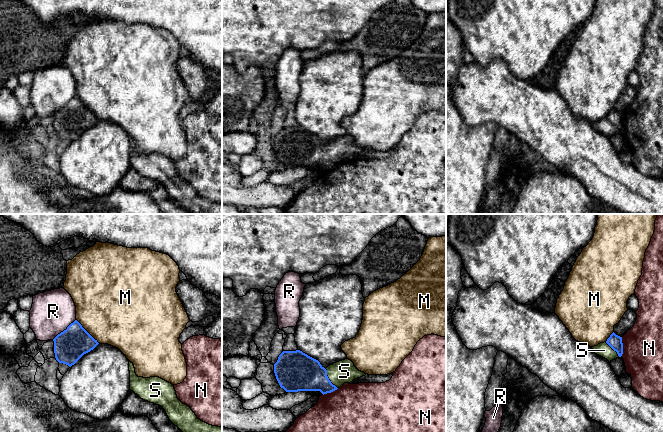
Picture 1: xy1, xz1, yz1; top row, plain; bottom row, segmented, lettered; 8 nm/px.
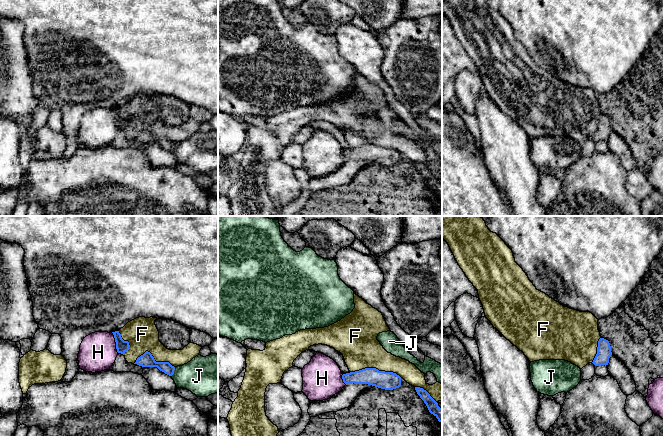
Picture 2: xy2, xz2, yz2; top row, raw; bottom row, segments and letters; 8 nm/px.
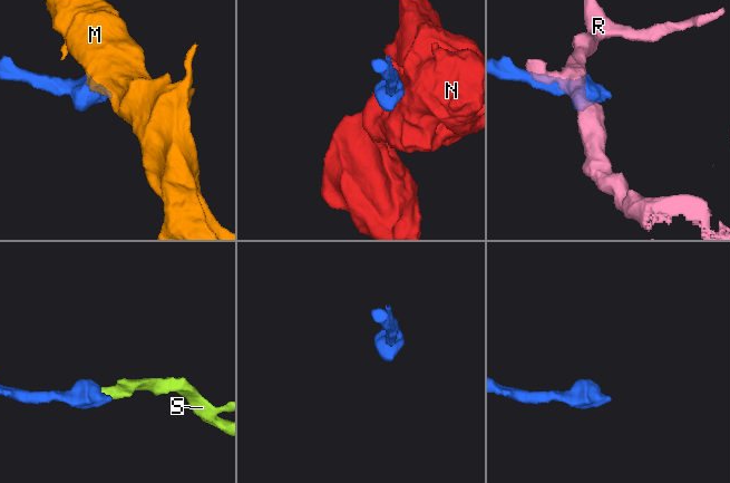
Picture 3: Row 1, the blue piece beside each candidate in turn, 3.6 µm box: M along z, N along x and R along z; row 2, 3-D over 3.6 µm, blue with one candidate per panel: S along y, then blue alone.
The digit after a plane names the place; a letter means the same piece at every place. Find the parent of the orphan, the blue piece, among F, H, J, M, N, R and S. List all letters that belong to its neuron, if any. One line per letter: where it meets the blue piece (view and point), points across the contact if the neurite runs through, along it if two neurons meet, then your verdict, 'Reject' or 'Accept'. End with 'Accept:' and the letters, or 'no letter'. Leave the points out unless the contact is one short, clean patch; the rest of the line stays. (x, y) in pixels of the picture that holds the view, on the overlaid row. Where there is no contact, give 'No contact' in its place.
F: Touches blue at xz2 (375, 368). Reject
H: Touches blue at xy2 (115, 341). Boundary: xy2 (111, 332), (115, 348), (118, 352). Reject
J: Touches blue at xy2 (173, 372). Reject
M: Touches blue at xy1 (86, 331). Reject
N: Touches blue at yz1 (622, 347). Boundary: yz1 (622, 337), (622, 354), (620, 356). Reject
R: Touches blue at xy1 (64, 330). Boundary: xy1 (75, 319), (52, 339). Reject
S: Touches blue at xz1 (328, 379). Path across: xz1 (298, 372), (319, 379), (328, 379), (344, 371). Accept
Accept: S

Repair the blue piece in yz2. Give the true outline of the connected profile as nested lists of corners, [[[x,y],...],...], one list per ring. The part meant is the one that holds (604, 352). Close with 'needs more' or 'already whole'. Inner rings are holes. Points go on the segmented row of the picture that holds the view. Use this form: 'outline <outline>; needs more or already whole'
outline [[[600,338],[598,341],[597,354],[592,363],[595,366],[608,365],[611,355],[612,352],[609,341],[604,338]]]; already whole

